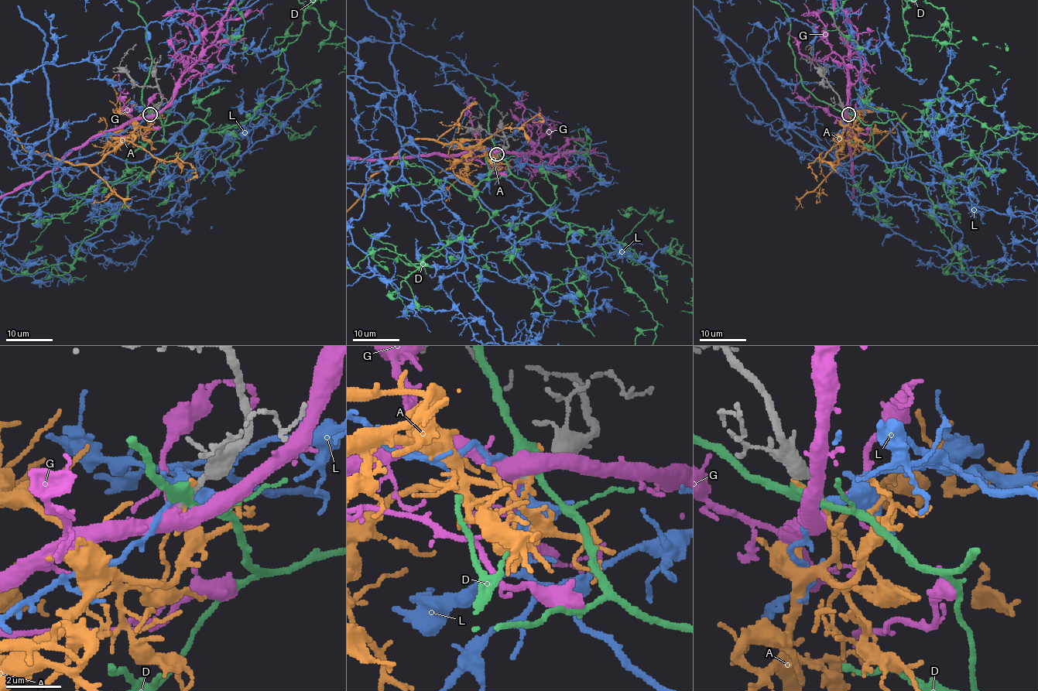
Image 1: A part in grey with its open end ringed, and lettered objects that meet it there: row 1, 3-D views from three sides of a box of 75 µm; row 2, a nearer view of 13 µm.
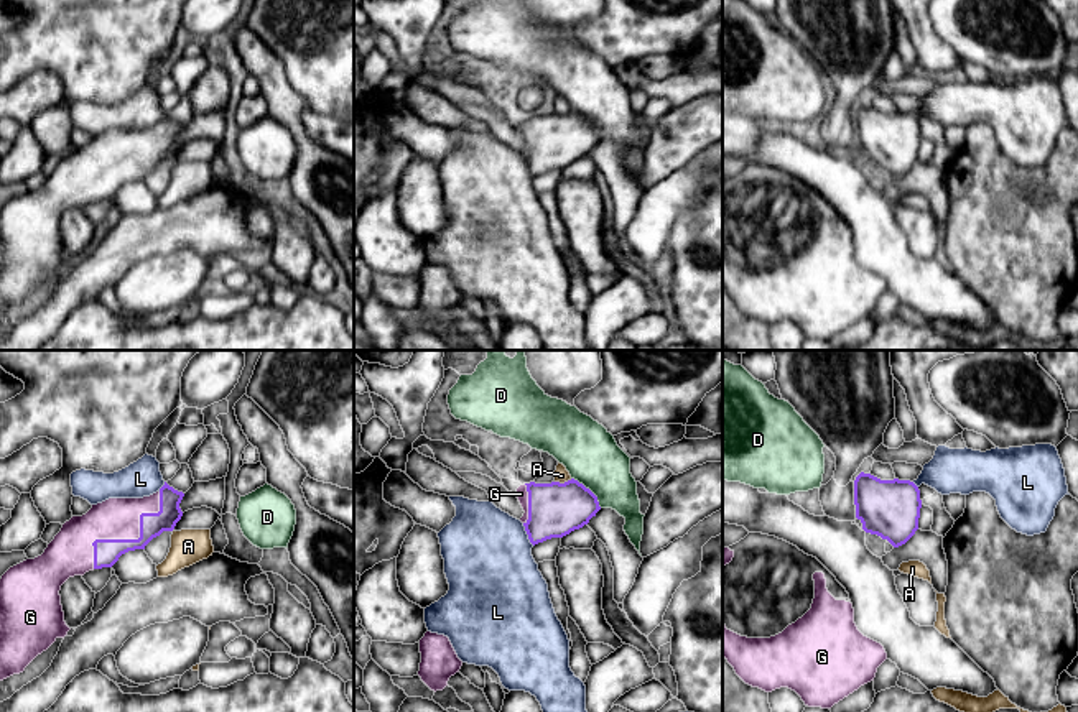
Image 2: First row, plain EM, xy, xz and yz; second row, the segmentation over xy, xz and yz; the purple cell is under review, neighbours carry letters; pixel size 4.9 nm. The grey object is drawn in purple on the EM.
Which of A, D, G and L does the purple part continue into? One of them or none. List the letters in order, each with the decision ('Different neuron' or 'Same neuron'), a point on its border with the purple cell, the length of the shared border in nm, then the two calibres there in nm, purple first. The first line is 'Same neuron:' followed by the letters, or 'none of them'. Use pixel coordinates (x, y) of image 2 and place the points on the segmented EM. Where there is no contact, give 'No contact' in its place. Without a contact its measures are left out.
Same neuron: G
A: Different neuron. Touches purple at xz (565, 482). Shared border 90 nm. Thickness 260 nm (purple) against 70 nm
D: Different neuron. Touches purple at xz (590, 490). Shared border 220 nm. Thickness 260 nm (purple) against 280 nm
G: Same neuron. Touches purple at xy (132, 540). Shared border 500 nm. Thickness 130 nm (purple) against 200 nm
L: Different neuron. Touches purple at xz (527, 533). Shared border 130 nm. Thickness 260 nm (purple) against 440 nm

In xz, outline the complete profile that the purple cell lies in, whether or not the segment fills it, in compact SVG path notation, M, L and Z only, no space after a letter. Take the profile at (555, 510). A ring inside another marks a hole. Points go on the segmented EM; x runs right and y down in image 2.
M578 480L565 483L523 483L517 488L530 543L563 538L583 528L601 510L597 497Z

